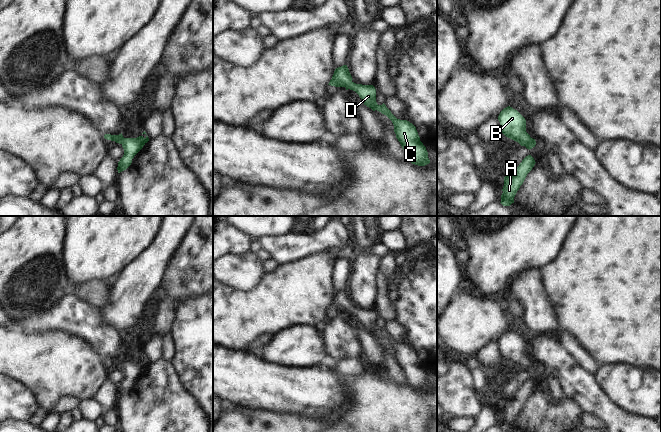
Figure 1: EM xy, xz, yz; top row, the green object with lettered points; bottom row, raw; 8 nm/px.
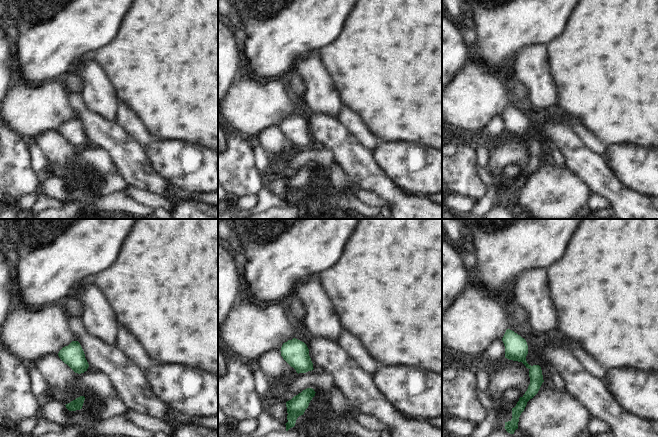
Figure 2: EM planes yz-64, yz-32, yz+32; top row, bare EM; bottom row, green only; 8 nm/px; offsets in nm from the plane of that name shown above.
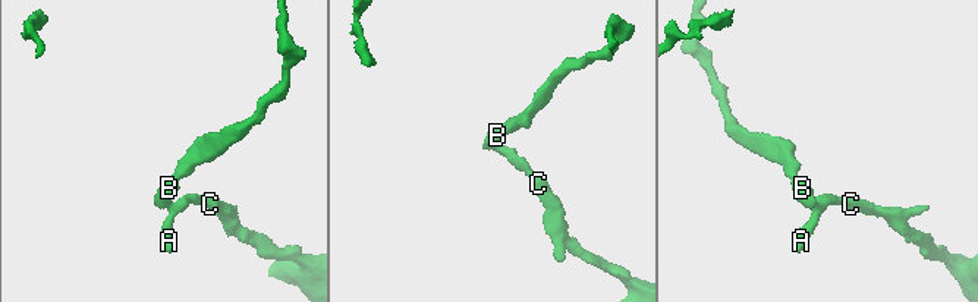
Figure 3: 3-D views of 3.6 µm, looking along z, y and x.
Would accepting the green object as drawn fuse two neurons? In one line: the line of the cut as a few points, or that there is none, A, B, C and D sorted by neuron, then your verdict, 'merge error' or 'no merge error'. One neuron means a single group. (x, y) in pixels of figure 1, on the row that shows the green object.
no cut; A B C D; no merge error

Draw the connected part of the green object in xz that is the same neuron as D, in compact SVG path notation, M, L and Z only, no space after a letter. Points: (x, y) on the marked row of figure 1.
M347 65L335 69L332 79L328 85L335 87L345 87L355 91L364 105L377 110L386 115L394 125L396 138L400 142L407 159L415 165L425 166L430 163L426 147L420 141L416 127L407 120L397 119L383 103L378 105L376 102L376 89L373 85L356 84L352 81L352 76Z

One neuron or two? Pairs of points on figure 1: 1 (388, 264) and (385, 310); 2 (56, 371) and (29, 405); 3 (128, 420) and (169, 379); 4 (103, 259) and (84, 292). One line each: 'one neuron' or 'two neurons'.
1: one neuron
2: two neurons
3: one neuron
4: two neurons

